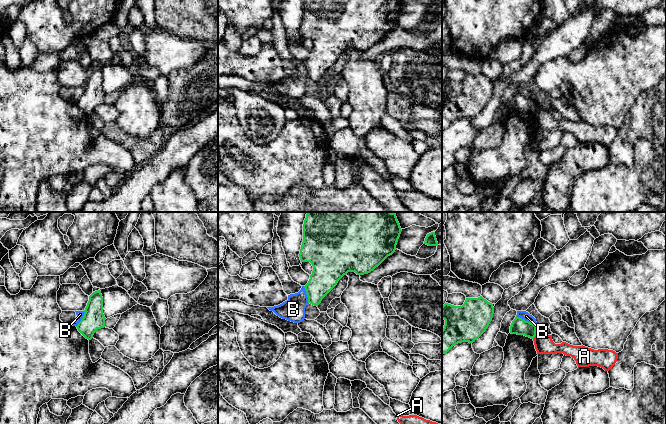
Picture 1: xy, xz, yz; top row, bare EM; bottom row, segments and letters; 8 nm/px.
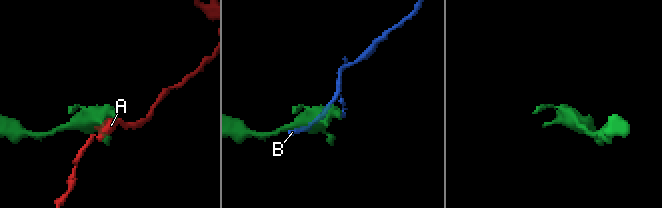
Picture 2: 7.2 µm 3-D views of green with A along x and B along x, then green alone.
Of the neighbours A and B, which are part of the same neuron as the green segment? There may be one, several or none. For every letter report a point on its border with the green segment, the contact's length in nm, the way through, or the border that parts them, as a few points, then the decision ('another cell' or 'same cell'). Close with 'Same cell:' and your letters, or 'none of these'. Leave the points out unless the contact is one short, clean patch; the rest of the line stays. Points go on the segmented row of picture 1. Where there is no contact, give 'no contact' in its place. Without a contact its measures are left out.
A: yz (534, 336) | 50 nm | along yz (536, 334), (533, 339) | another cell
B: yz (526, 321) | 190 nm | along yz (516, 315), (532, 322), (536, 326) | another cell
Same cell: none of these

